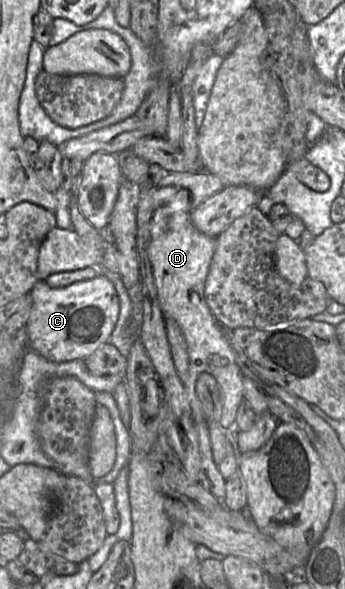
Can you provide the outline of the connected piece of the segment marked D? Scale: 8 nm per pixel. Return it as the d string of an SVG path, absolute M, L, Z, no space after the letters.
M163 206L155 210L150 221L149 230L151 238L148 247L148 257L152 266L159 307L165 319L172 320L178 325L187 347L188 371L187 379L183 382L183 386L198 433L200 461L197 479L206 490L211 492L217 499L222 500L226 494L226 479L220 473L214 461L209 428L203 418L201 404L195 390L196 381L201 373L207 372L213 375L222 393L221 398L215 404L215 420L225 428L234 428L237 410L243 400L243 377L235 361L234 351L227 338L223 335L212 311L208 308L204 295L205 281L214 255L217 238L209 237L198 231L191 222L190 213L169 206Z

